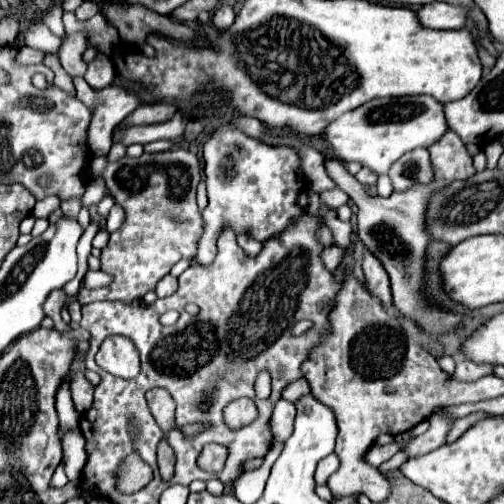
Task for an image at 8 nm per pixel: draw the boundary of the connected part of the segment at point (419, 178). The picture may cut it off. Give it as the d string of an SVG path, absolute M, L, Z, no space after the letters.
M414 148L400 156L388 170L394 192L404 192L414 184L428 184L434 180L434 166L426 148Z

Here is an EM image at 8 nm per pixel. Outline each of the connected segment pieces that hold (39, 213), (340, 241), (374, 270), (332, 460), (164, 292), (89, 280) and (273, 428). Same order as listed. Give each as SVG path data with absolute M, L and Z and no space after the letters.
M46 196L44 200L40 200L40 202L36 202L36 206L34 206L34 210L32 210L32 214L36 216L36 218L46 218L54 208L58 208L60 206L60 200L58 200L58 196Z
M330 210L326 214L326 224L330 226L332 234L334 234L334 242L346 250L352 248L352 224L350 222L340 222L336 218L336 210Z
M364 250L362 270L366 276L366 288L370 290L370 294L376 296L384 304L384 308L390 308L392 294L390 294L388 272L384 270L384 266L378 262L378 258L370 250Z
M330 454L330 456L322 458L322 460L318 462L318 468L316 468L316 474L314 474L314 476L316 476L316 484L326 484L328 476L330 476L332 472L336 472L336 470L338 470L338 466L340 466L338 456Z
M164 276L164 278L158 282L158 286L156 286L158 298L166 298L166 296L174 294L176 290L178 290L178 280L176 280L174 276Z
M86 270L84 274L84 280L82 280L82 286L86 288L100 288L100 286L106 286L110 284L110 276L104 274L104 272L96 272L96 270Z
M278 400L274 404L274 410L272 410L272 416L268 422L268 428L272 432L270 448L278 442L284 442L290 436L292 424L294 424L294 412L296 412L296 406L288 400Z

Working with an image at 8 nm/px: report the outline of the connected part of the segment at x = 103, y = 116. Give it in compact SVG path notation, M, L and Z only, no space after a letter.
M82 76L74 78L74 86L78 100L82 100L92 112L88 126L88 148L92 156L106 156L112 146L112 130L138 108L140 100L122 86L114 84L94 90Z

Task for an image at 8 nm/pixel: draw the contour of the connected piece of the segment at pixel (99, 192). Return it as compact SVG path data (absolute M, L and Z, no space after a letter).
M94 176L92 182L90 182L90 186L86 188L86 194L82 196L82 204L84 204L84 206L98 204L98 202L102 200L104 192L106 192L106 182L104 182L104 178L102 178L102 176Z

